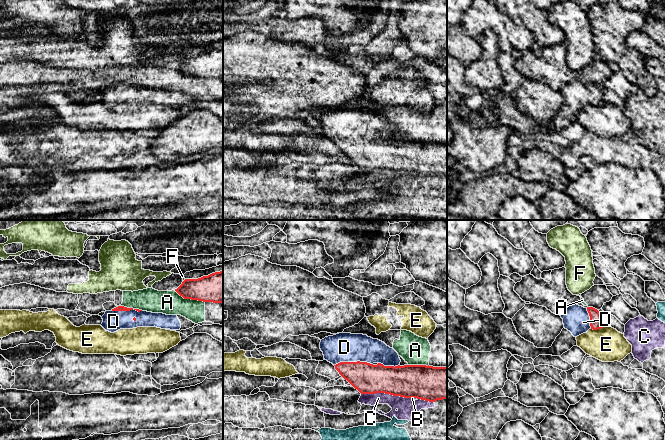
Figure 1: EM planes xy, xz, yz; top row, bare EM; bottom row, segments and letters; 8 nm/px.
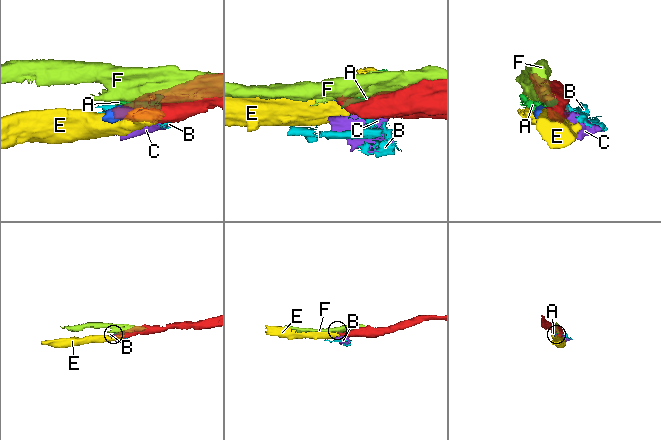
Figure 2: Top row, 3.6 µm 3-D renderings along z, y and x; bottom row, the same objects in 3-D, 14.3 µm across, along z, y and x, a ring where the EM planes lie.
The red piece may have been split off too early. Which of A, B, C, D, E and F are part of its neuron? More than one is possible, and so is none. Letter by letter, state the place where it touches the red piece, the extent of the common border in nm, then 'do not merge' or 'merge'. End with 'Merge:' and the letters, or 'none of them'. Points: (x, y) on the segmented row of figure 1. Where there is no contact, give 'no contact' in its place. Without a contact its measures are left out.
A: contact xy (189, 298); length 260 nm; do not merge
B: contact xz (415, 397); length 50 nm; do not merge
C: contact xz (386, 393); length 400 nm; do not merge
D: contact xz (353, 362); length 320 nm; merge
E: contact yz (597, 328); length 110 nm; do not merge
F: contact xy (184, 280); length 30 nm; do not merge
Merge: D

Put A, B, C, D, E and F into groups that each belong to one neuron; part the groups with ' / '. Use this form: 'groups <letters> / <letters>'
groups A / B C / D / E / F

